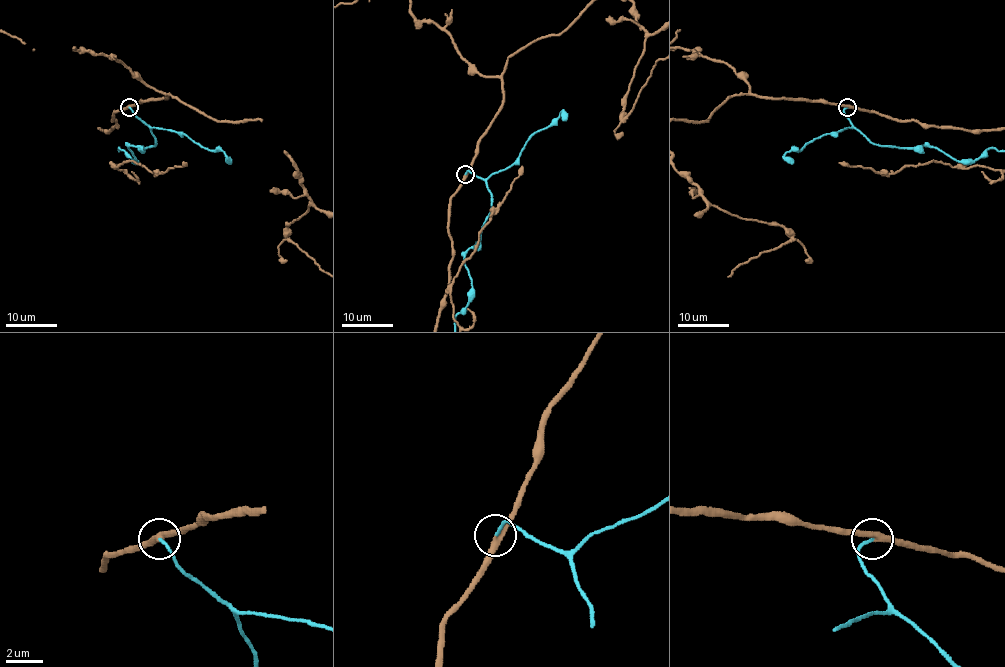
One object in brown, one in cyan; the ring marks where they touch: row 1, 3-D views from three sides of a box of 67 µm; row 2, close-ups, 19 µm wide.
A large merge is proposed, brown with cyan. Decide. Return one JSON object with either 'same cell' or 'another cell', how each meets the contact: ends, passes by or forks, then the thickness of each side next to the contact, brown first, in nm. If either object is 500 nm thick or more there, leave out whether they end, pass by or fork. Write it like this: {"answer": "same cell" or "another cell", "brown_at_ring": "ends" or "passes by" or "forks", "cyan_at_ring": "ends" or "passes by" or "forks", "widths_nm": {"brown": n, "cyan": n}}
{"answer": "same cell", "brown_at_ring": "passes by", "cyan_at_ring": "ends", "widths_nm": {"brown": 340, "cyan": 170}}

